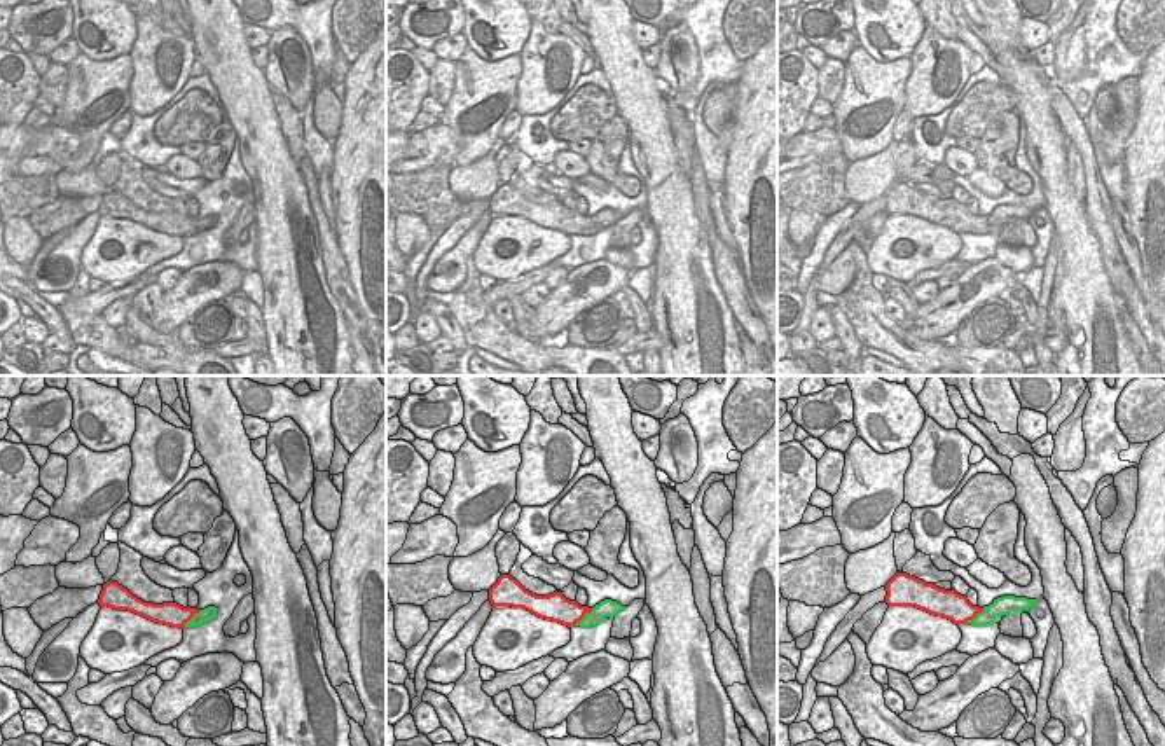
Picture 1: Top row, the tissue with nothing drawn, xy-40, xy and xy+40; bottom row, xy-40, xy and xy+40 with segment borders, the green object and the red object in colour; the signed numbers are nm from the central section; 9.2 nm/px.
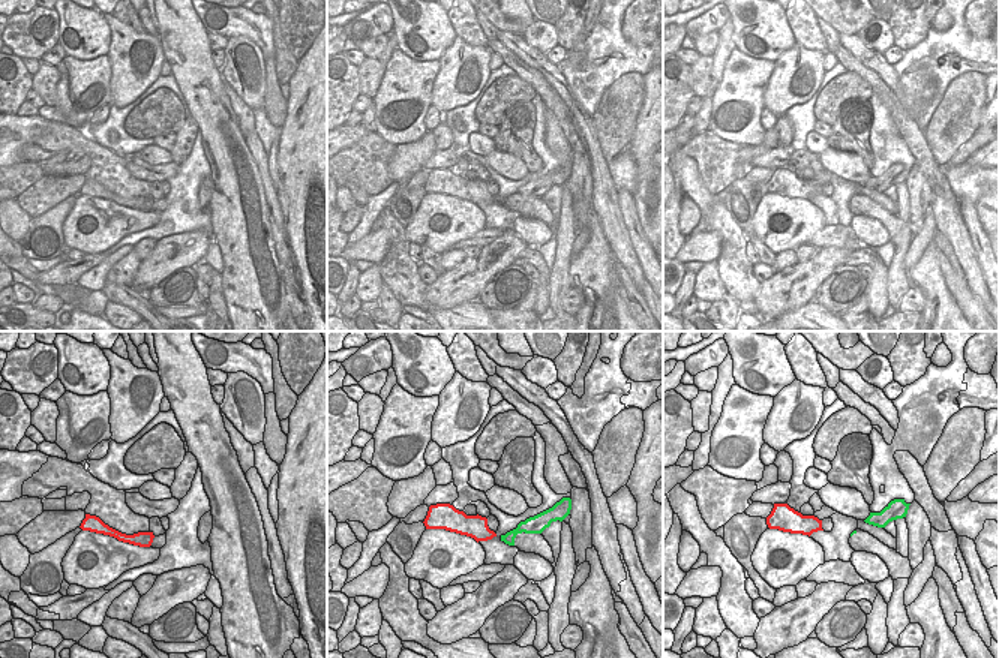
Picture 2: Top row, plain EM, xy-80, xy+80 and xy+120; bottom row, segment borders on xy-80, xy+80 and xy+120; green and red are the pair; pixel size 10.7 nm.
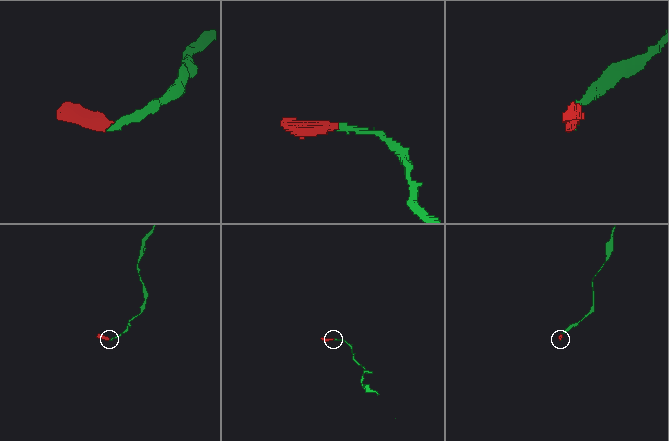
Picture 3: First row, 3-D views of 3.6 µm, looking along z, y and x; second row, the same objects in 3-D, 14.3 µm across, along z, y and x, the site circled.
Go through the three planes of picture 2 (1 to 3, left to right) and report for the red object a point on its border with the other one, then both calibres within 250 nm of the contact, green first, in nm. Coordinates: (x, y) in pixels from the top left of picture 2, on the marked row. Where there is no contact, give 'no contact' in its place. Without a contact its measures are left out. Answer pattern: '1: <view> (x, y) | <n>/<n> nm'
1: no contact
2: no contact
3: no contact

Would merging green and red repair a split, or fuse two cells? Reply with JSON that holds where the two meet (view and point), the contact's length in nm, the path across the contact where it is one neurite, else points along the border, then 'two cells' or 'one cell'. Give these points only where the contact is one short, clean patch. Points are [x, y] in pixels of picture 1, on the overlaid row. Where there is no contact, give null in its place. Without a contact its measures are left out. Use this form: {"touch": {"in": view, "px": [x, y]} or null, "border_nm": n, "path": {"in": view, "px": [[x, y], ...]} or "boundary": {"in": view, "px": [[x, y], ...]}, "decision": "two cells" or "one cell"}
{"touch": {"in": "xy-40", "px": [193, 617]}, "border_nm": 240, "boundary": {"in": "xy-40", "px": [[201, 610], [184, 626]]}, "decision": "two cells"}

